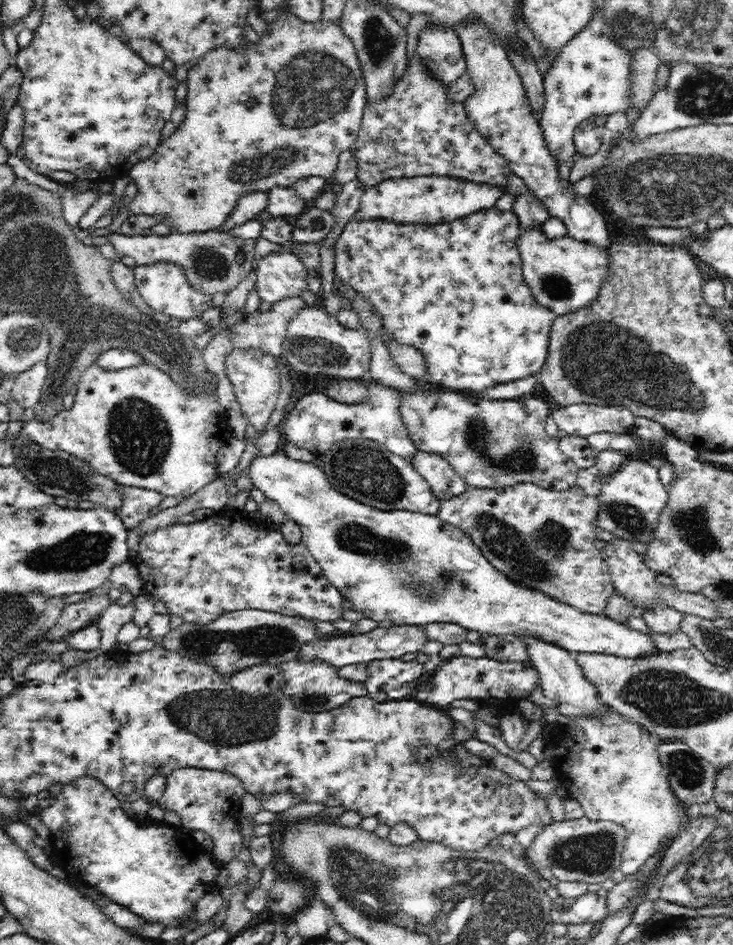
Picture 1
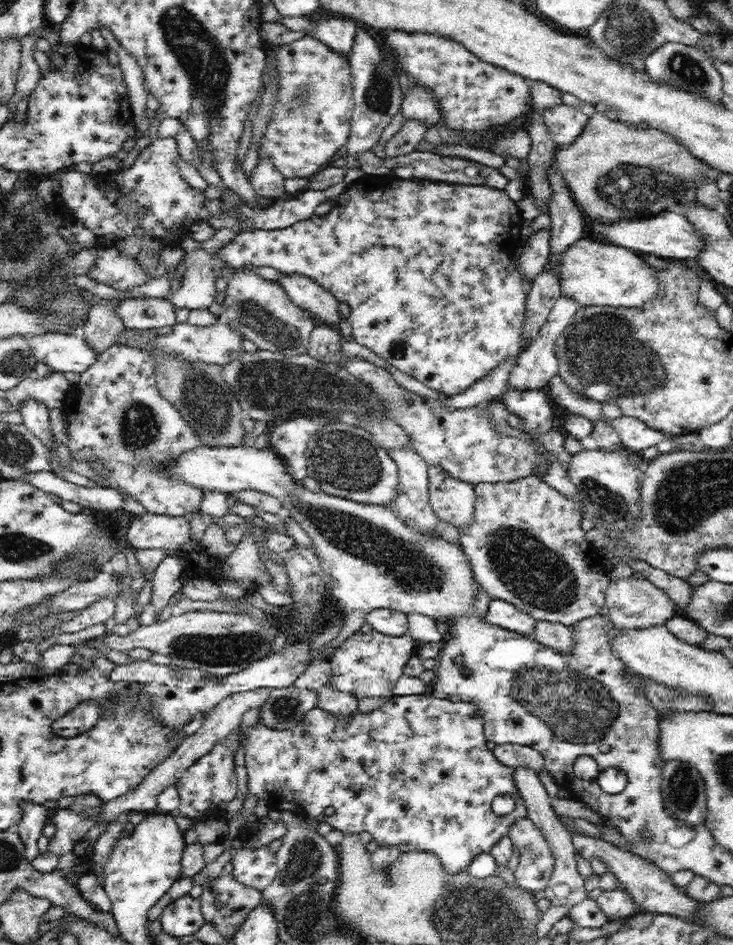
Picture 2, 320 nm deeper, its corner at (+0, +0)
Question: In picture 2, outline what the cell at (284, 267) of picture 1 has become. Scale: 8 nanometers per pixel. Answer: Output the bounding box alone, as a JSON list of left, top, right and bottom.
[276,272,339,328]

